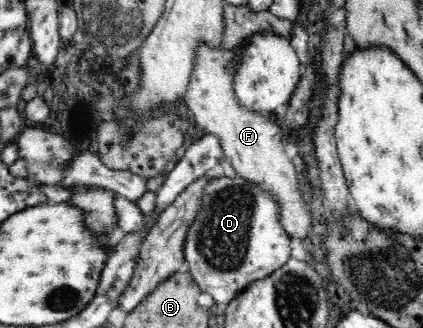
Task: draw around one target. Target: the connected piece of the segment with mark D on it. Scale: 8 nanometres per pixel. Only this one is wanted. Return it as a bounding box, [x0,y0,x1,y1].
[183,171,291,306]

